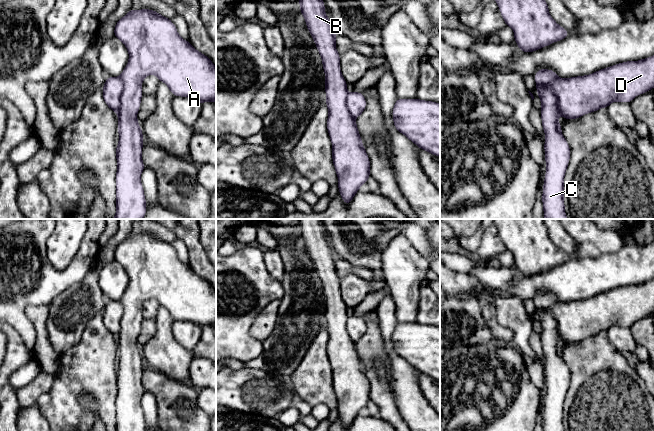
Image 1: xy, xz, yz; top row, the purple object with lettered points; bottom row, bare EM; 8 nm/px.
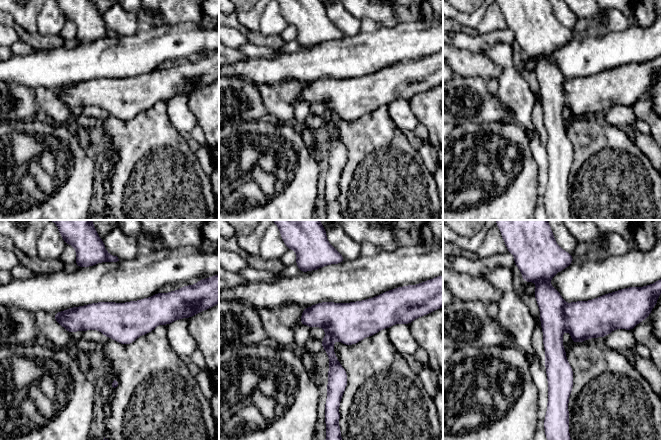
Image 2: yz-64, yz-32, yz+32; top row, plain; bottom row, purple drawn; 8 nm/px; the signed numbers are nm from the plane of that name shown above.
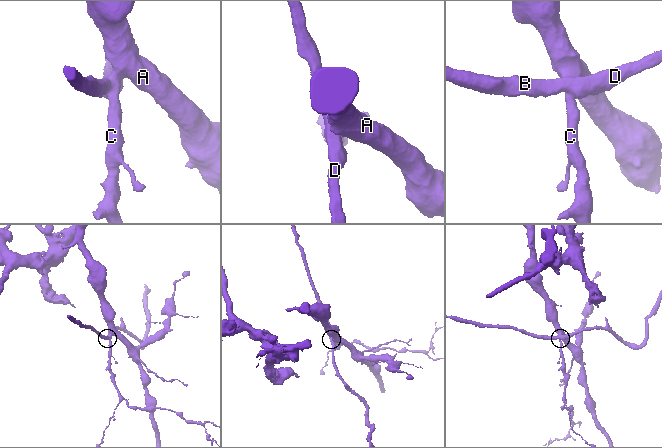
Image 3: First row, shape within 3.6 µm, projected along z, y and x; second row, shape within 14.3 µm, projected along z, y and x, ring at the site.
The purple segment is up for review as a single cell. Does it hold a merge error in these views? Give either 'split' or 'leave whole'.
split

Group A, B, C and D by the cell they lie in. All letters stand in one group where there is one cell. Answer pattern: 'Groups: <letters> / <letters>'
Groups: A C / B D

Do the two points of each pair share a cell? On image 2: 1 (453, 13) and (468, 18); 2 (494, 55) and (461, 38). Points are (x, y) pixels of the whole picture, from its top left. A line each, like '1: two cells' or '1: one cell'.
1: one cell
2: two cells

